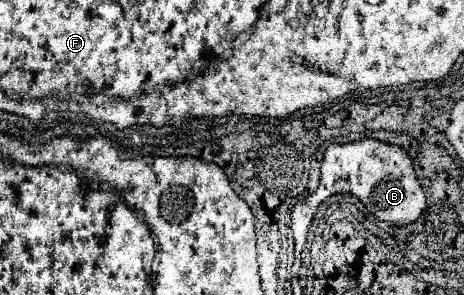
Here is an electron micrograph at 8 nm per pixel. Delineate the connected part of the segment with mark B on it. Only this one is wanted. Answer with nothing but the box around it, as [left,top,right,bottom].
[290,137,426,249]

